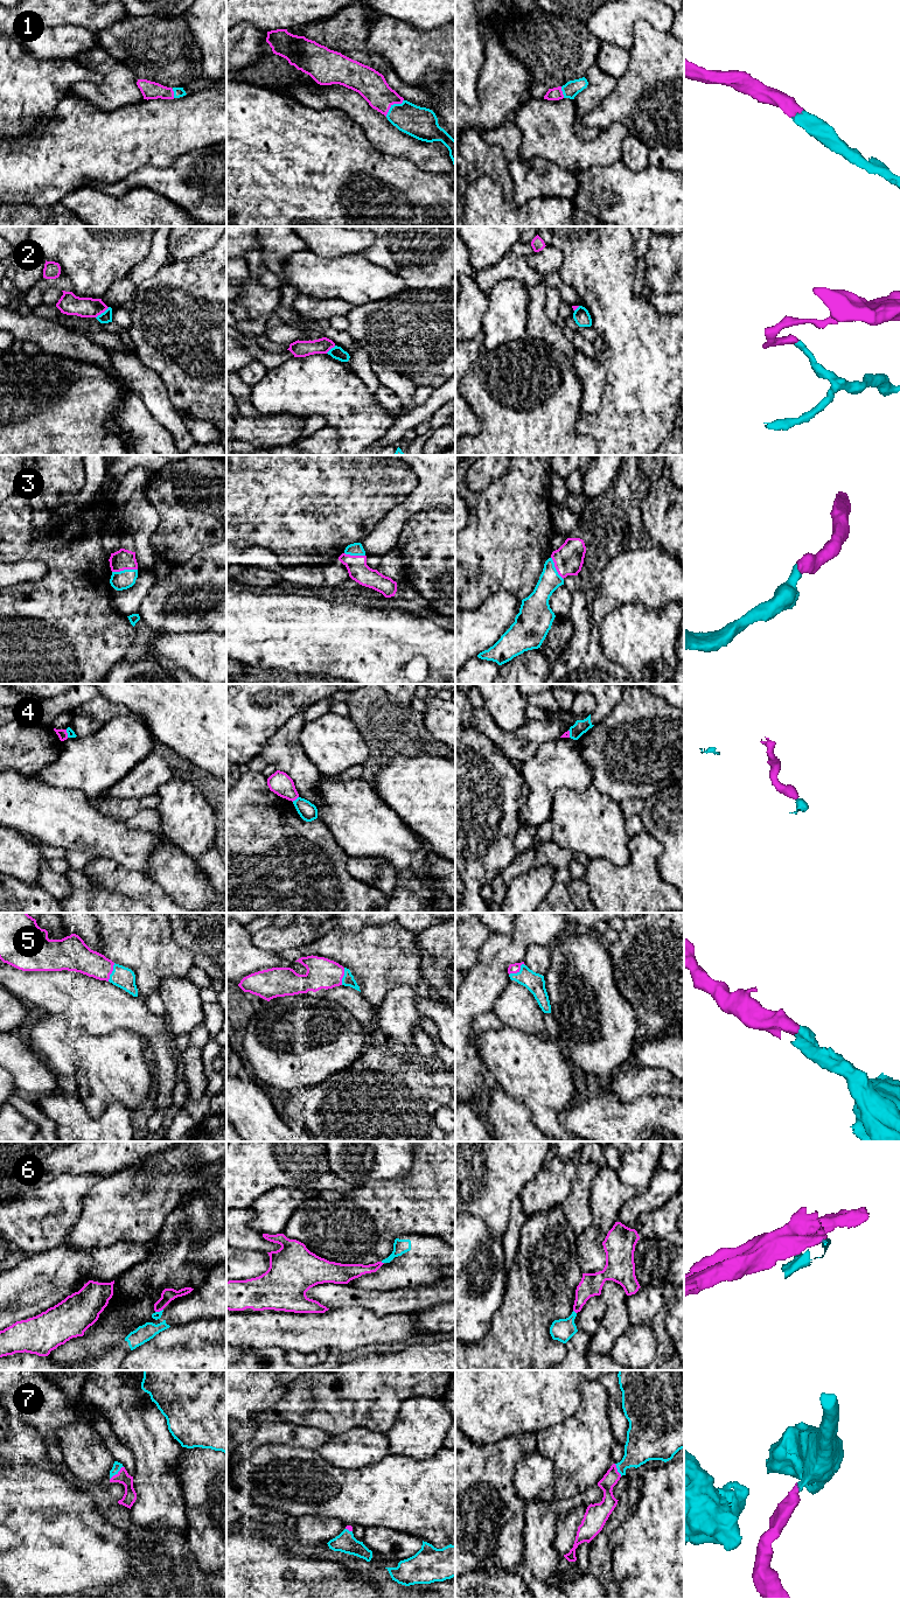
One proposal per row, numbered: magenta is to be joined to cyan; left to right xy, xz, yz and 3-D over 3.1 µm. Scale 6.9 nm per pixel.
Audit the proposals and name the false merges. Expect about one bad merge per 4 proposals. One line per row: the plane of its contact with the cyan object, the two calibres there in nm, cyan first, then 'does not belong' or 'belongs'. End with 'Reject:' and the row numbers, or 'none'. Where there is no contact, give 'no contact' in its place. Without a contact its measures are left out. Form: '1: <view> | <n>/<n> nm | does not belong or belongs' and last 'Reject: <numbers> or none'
1: xz | 220/200 nm | belongs
2: xy | 80/150 nm | does not belong
3: xy | 130/140 nm | belongs
4: xz | 120/160 nm | does not belong
5: yz | 140/70 nm | belongs
6: yz | 160/150 nm | does not belong
7: xy | 60/90 nm | belongs
Reject: 2, 4, 6

